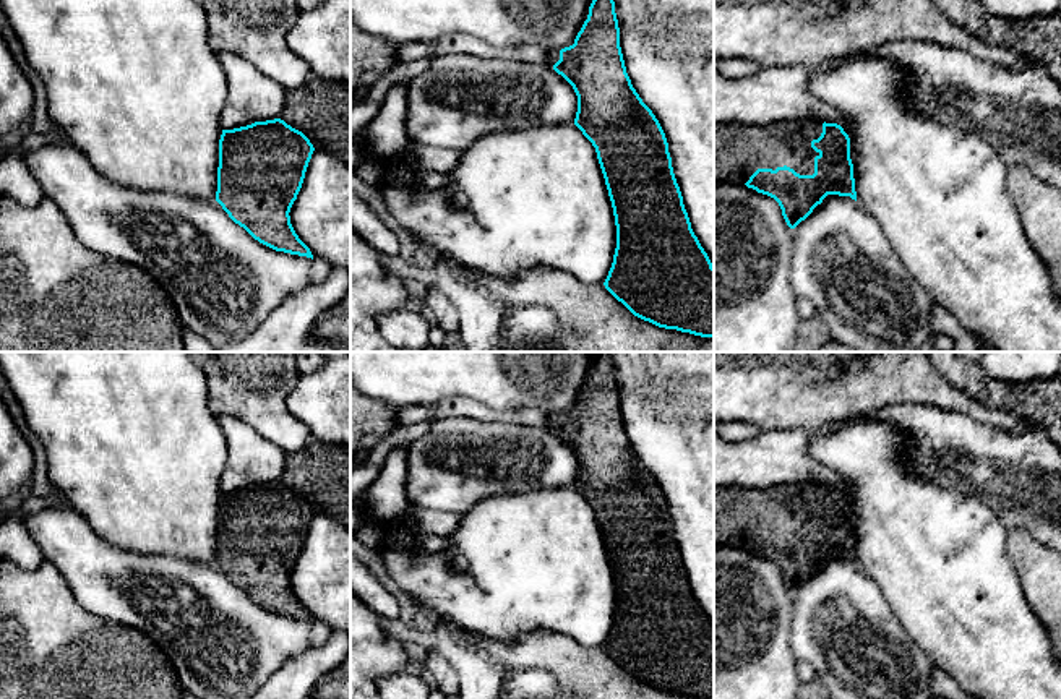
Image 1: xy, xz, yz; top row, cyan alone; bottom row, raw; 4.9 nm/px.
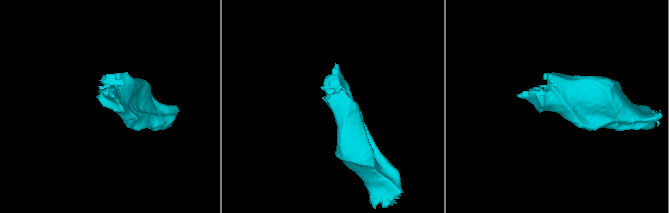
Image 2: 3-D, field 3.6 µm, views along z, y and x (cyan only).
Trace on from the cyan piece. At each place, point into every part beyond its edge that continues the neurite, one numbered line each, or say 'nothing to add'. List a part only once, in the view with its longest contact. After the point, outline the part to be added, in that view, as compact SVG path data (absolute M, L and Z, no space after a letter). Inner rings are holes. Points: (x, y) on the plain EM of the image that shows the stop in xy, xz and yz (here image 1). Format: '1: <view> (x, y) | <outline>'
1: yz (738, 513) | M805 482L758 488L714 488L714 547L746 547L758 532L790 530L814 537L811 504L823 496L821 483Z

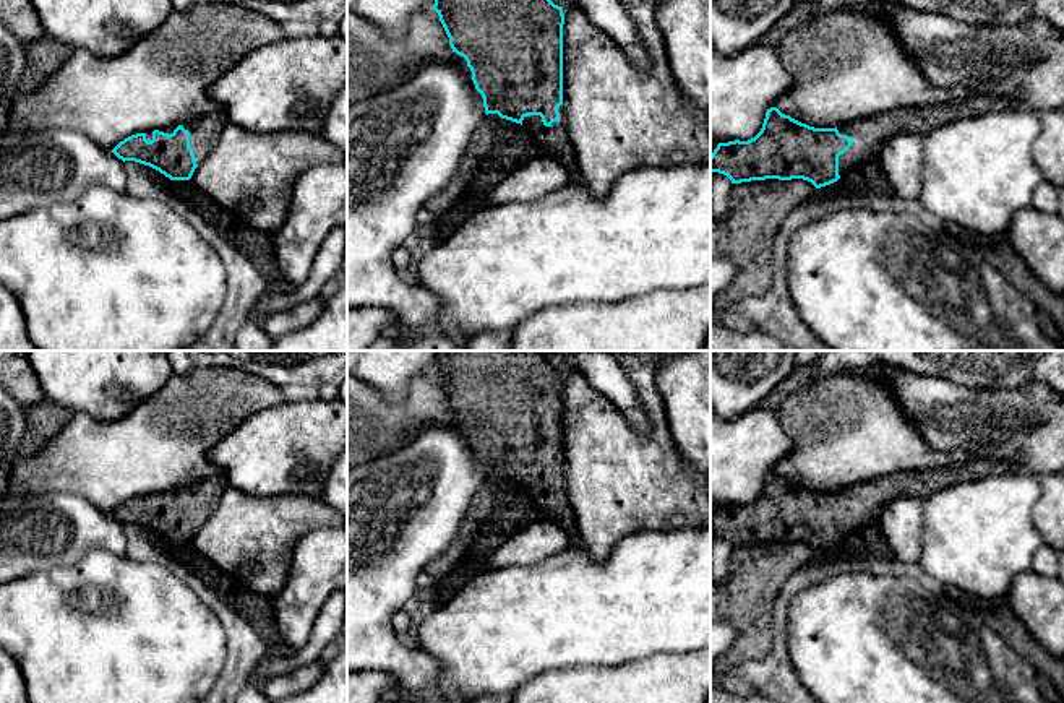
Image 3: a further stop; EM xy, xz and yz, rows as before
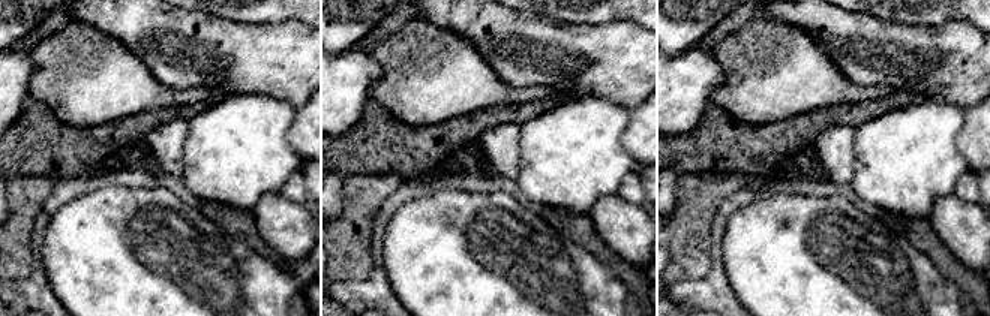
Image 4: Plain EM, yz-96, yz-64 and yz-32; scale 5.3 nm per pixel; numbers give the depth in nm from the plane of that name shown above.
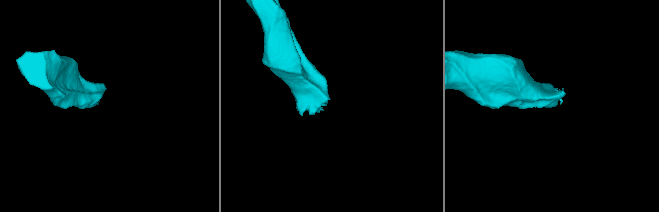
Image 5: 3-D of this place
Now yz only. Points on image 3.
1: yz (870, 499) | M972 456L960 464L923 471L900 471L874 481L839 489L837 494L840 498L853 502L852 510L839 520L839 539L843 541L855 529L879 521L884 508L895 498L908 497L925 502L934 492L950 485L1017 469L1019 468L1006 461Z

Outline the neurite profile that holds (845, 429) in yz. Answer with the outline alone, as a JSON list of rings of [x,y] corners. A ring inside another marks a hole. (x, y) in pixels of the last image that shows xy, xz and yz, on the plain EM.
[[[858,375],[816,377],[775,412],[792,450],[774,471],[814,492],[972,458],[931,448],[900,409],[892,386]]]

